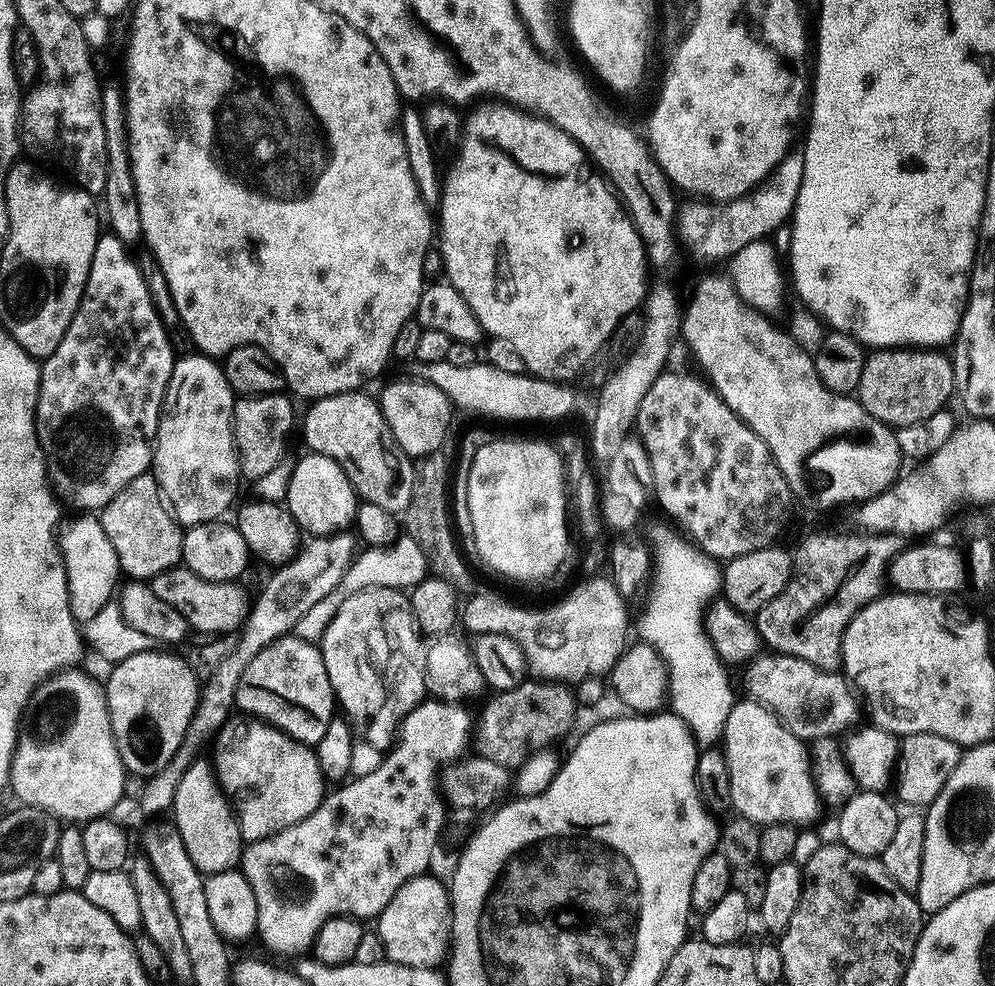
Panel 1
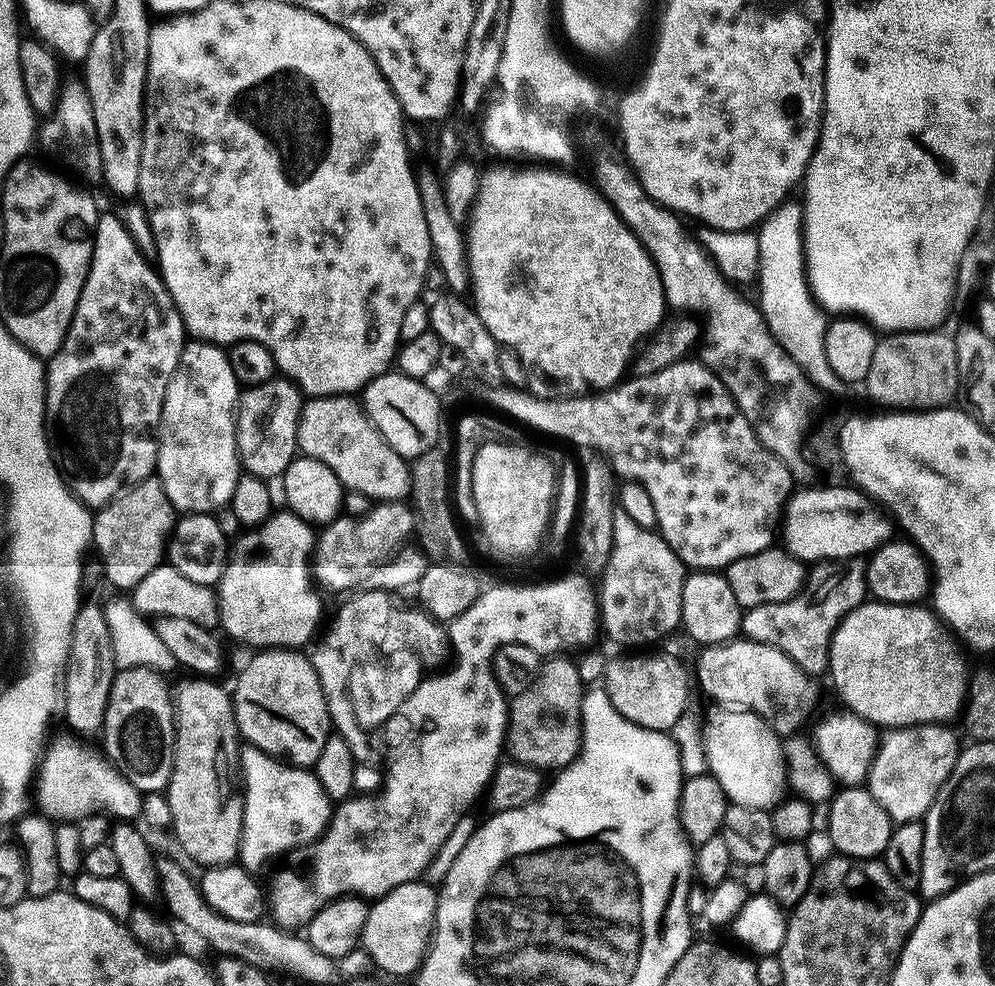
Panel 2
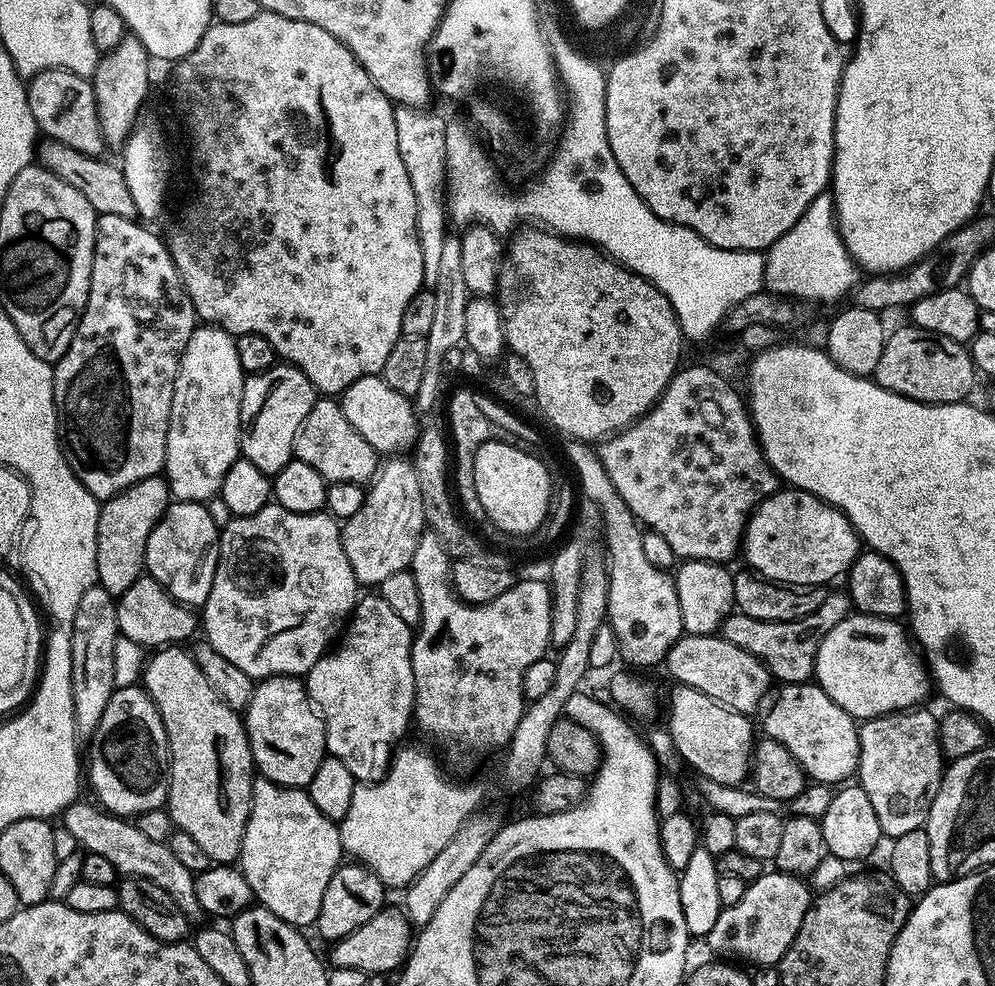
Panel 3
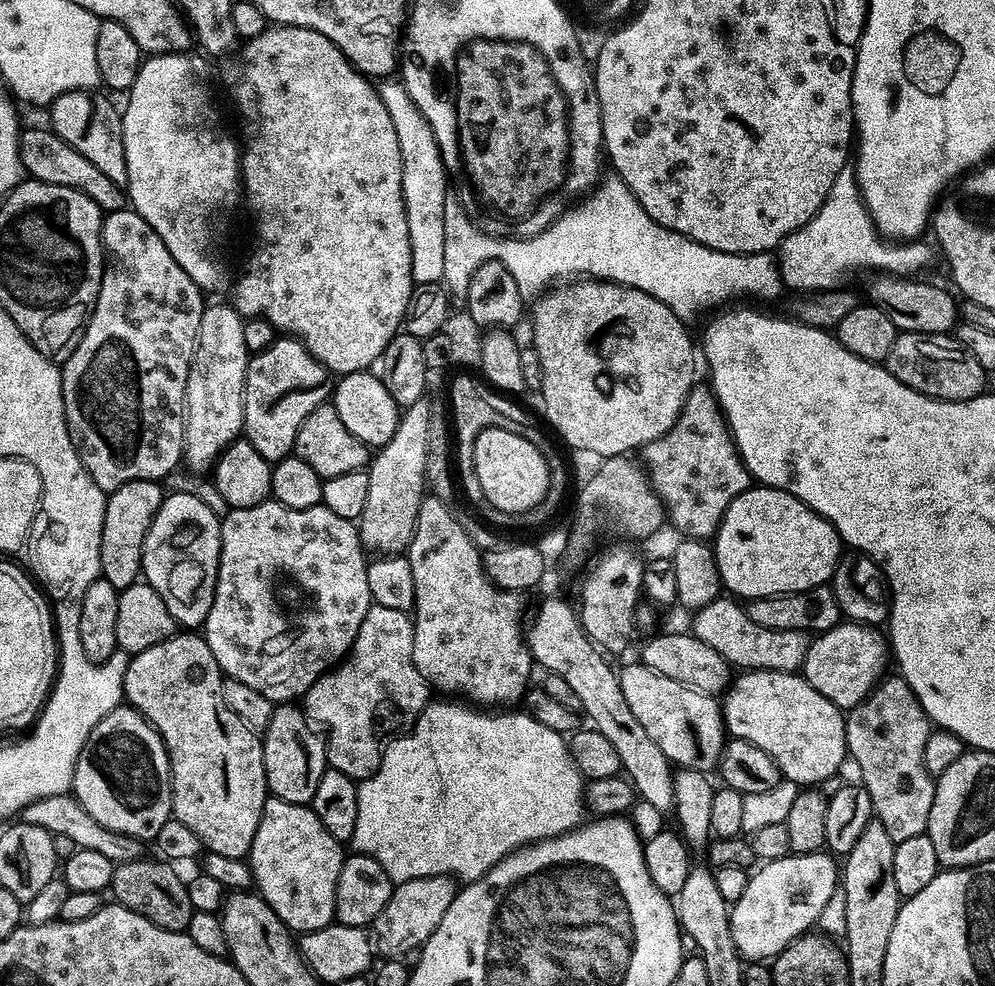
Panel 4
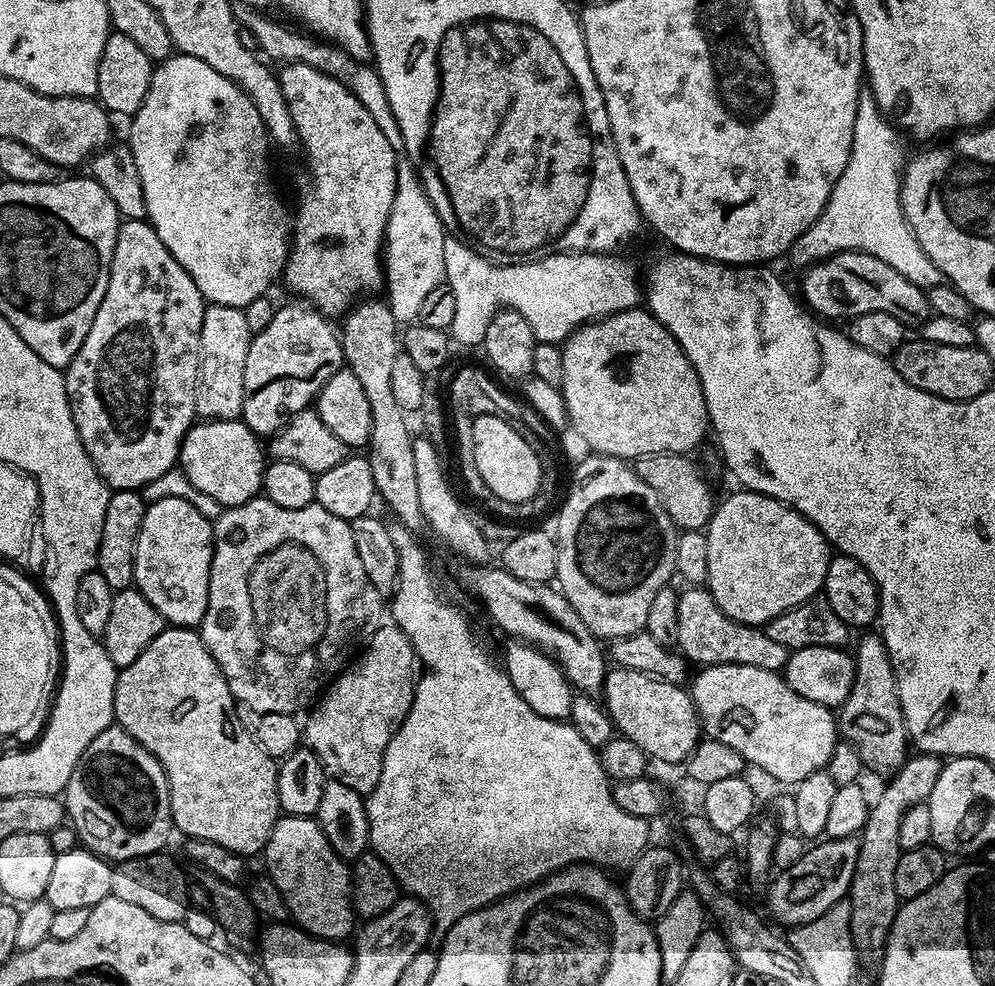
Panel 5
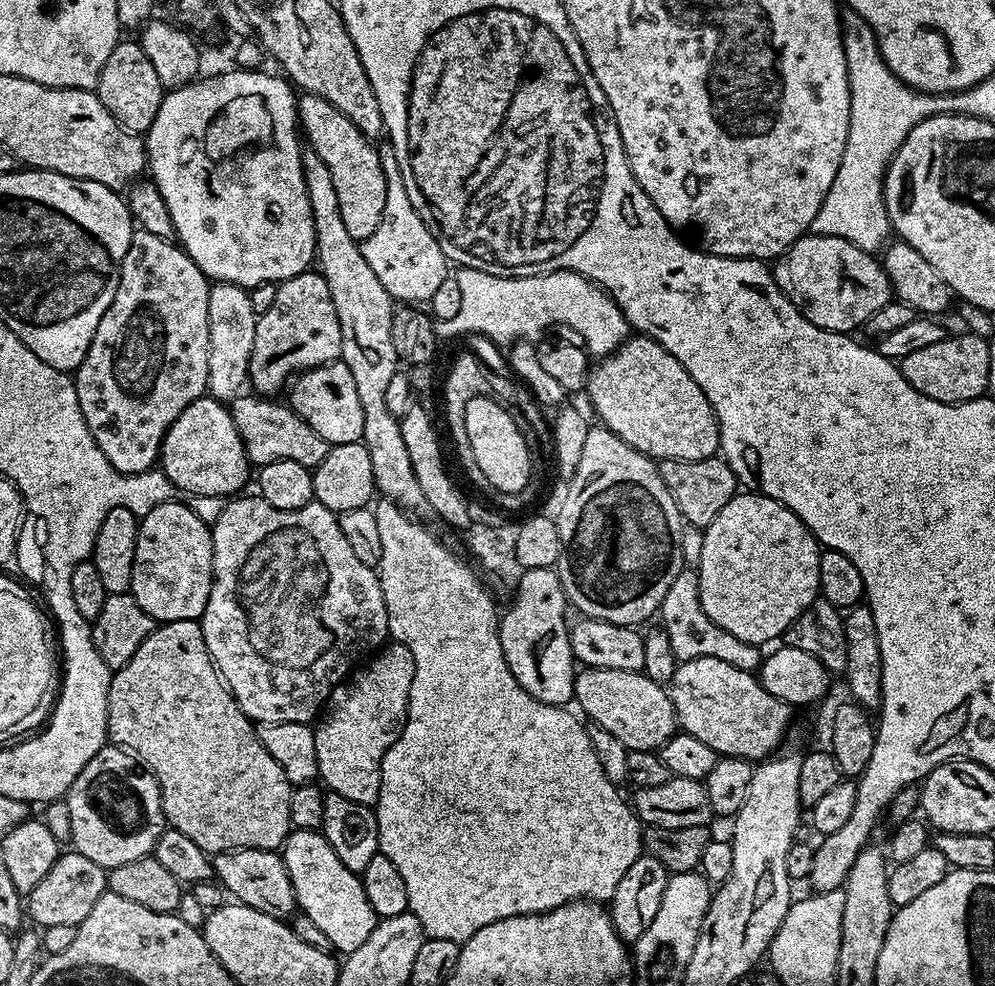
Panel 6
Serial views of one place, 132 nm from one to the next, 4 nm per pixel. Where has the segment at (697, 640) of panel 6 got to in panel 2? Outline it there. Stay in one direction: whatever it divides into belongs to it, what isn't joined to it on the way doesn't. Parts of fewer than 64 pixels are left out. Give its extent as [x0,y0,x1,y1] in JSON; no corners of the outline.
[740,559,868,677]

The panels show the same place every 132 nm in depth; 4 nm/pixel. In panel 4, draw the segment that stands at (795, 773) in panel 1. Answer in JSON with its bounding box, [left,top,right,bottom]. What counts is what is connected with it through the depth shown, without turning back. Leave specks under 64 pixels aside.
[618,662,726,773]

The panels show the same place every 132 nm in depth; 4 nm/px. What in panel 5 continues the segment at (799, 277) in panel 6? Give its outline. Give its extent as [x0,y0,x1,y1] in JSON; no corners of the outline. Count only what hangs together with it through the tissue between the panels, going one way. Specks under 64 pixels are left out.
[803,252,930,326]

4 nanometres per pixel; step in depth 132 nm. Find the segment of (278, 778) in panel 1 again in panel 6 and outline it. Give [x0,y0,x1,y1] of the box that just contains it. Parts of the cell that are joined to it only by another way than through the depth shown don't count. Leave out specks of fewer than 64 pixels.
[282,828,378,954]

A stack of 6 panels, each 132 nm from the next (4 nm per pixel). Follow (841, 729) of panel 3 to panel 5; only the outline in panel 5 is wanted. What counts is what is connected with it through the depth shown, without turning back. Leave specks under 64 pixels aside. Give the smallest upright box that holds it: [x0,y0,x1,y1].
[690,664,838,786]

